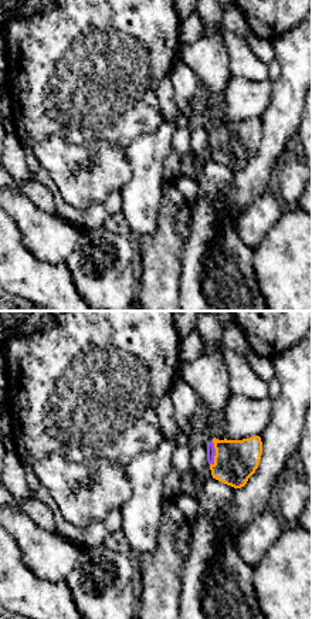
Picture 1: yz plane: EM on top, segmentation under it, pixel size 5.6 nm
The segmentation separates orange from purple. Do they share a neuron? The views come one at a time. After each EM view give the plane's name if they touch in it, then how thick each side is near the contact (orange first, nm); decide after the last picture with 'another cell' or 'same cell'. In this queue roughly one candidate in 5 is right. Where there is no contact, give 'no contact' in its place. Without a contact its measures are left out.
contact in yz; calibres 240 and 50 nm

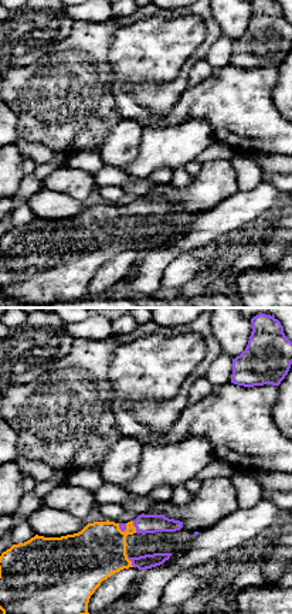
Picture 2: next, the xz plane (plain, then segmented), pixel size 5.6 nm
contact in xz; calibres 300 and 110 nm

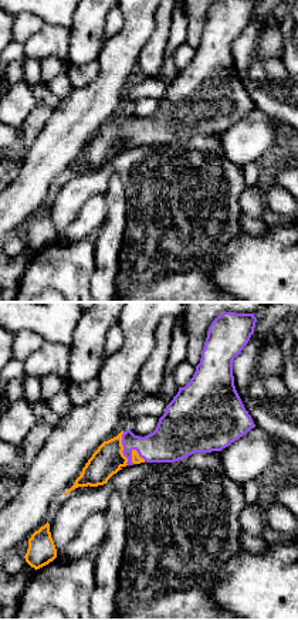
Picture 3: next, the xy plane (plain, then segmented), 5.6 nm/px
contact in xy; calibres 170 and 200 nm

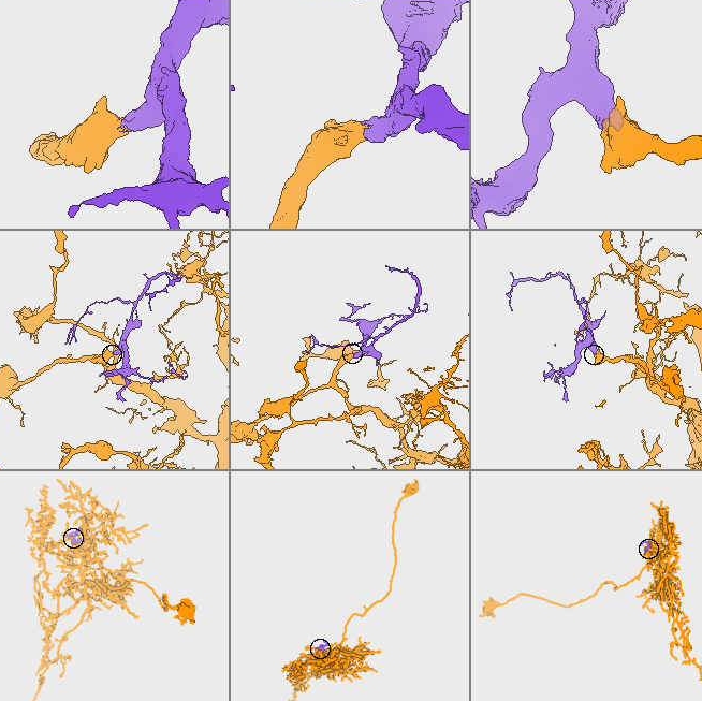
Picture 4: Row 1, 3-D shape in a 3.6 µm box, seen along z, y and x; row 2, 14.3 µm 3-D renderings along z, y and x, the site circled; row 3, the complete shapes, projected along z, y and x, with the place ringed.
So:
same cell

